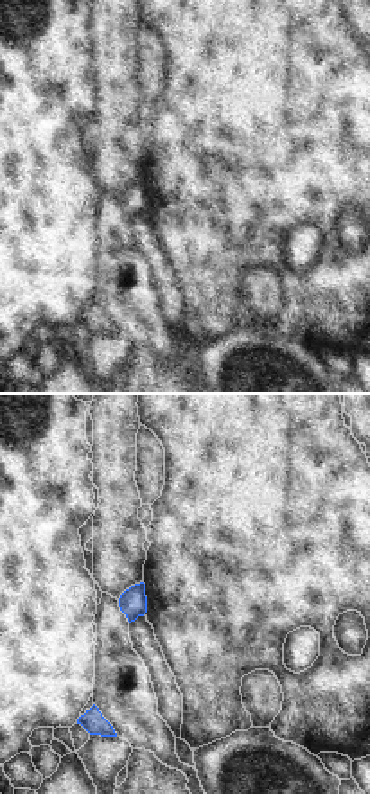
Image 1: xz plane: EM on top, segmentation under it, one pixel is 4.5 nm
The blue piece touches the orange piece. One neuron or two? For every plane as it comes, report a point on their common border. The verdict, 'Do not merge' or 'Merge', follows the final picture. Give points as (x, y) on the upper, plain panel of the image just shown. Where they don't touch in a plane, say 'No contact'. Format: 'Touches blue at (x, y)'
No contact

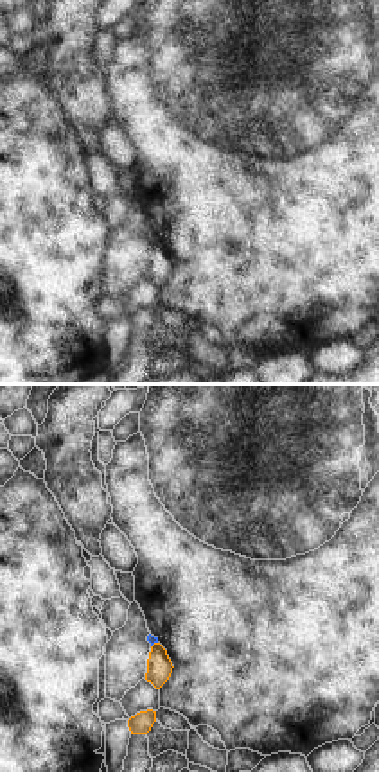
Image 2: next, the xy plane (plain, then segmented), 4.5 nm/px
Touches blue at (153, 241)

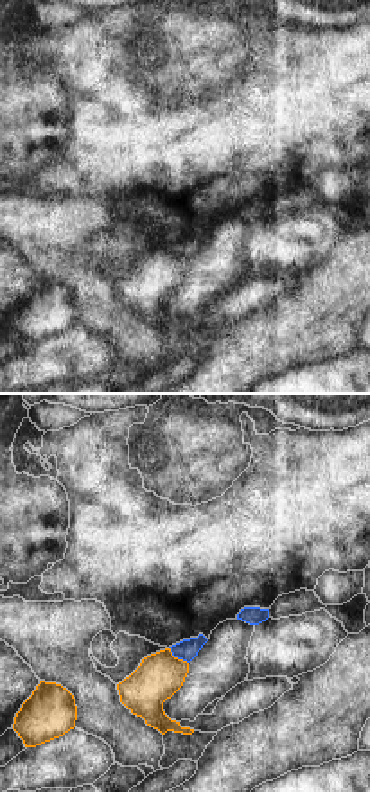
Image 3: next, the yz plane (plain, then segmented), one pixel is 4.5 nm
Touches blue at (176, 254)

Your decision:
Do not merge

